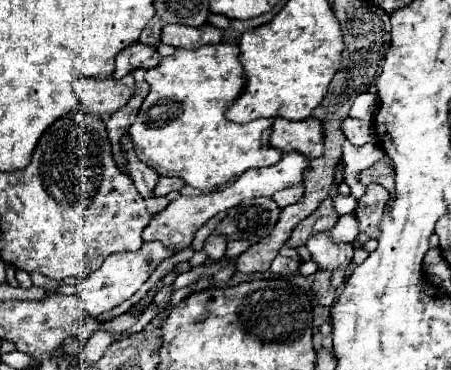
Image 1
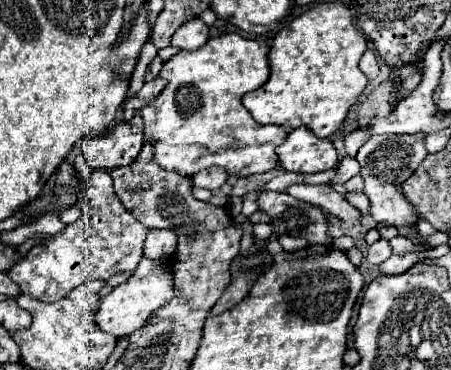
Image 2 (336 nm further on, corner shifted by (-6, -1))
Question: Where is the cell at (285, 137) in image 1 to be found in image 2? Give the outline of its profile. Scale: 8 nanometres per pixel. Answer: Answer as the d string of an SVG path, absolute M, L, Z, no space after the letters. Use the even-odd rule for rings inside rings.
M293 129L289 133L289 137L285 139L283 145L279 145L279 165L285 171L295 171L295 173L319 173L319 171L327 171L337 167L339 159L337 159L337 151L333 147L333 143L329 139L319 139L315 137L309 129Z

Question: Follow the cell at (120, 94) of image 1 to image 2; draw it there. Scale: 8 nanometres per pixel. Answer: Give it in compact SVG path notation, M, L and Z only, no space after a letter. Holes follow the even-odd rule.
M137 113L133 121L117 123L107 137L82 139L82 155L89 169L117 169L131 165L143 147L143 119Z

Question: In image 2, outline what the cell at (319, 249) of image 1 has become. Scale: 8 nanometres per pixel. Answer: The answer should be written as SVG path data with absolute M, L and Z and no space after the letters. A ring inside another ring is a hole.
M295 183L295 185L289 185L285 189L285 193L297 197L297 199L303 199L303 201L309 201L317 207L321 207L323 211L327 213L333 213L335 217L341 219L341 223L349 225L349 223L355 223L361 219L359 211L349 205L343 195L333 189L329 183L325 185L307 185L307 183Z

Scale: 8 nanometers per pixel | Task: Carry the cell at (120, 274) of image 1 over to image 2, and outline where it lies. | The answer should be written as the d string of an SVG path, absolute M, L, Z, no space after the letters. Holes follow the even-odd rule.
M143 257L131 279L115 287L107 297L101 299L99 311L95 313L95 325L111 335L129 337L133 331L141 329L153 315L153 311L161 309L173 299L173 277L171 265L167 259L147 259Z

